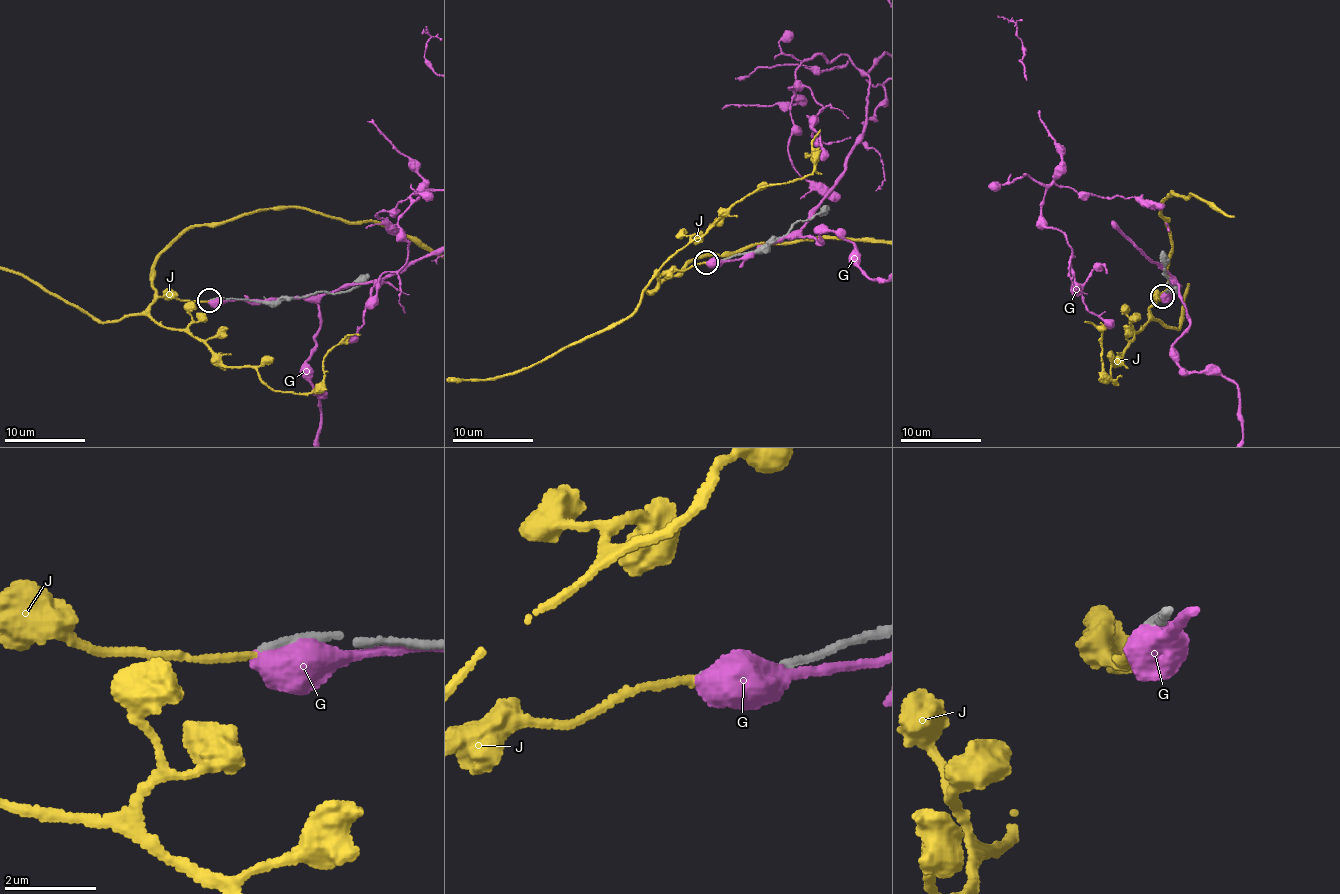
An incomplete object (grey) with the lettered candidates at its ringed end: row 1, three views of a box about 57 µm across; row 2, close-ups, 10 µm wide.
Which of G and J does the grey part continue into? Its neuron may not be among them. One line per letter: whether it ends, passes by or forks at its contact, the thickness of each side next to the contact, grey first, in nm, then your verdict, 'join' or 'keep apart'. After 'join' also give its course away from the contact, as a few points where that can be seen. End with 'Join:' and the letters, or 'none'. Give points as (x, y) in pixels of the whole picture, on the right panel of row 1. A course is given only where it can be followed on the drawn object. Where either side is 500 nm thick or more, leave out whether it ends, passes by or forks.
G: 200/550 nm | keep apart
J: it ends | 140/150 nm | join
Join: J

